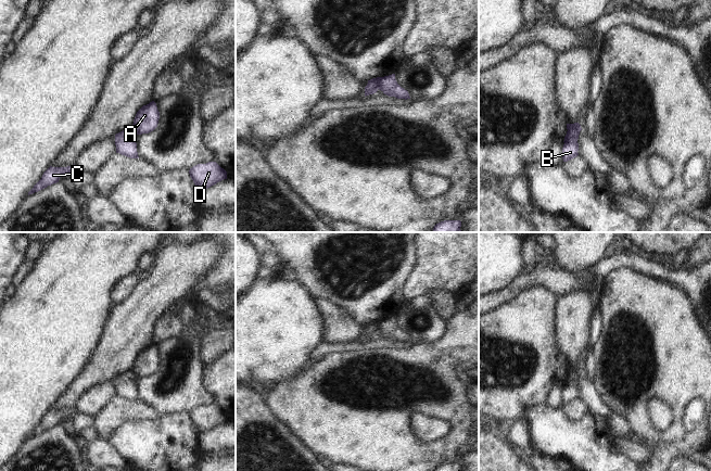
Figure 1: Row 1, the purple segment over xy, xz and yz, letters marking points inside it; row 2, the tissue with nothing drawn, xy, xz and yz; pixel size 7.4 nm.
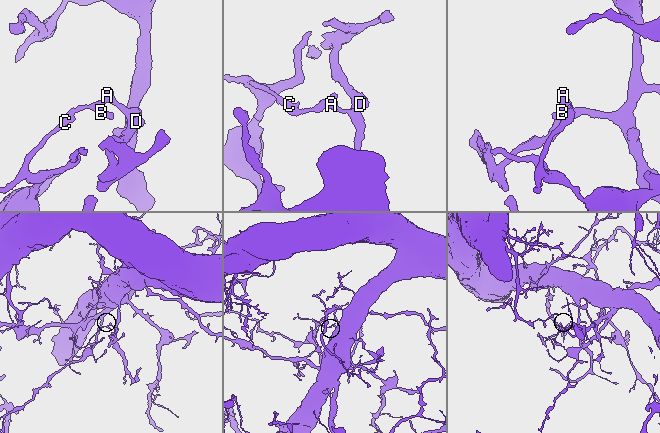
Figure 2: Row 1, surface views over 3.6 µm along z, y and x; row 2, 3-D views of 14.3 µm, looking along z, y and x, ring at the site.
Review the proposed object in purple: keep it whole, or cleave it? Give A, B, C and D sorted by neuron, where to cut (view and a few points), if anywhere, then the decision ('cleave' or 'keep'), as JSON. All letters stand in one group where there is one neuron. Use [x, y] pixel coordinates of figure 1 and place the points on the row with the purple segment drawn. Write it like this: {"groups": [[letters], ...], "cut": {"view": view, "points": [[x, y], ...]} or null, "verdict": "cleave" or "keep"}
{"groups": [["A", "D"], ["B", "C"]], "cut": {"view": "yz", "points": [[580, 126], [568, 130]]}, "verdict": "cleave"}

